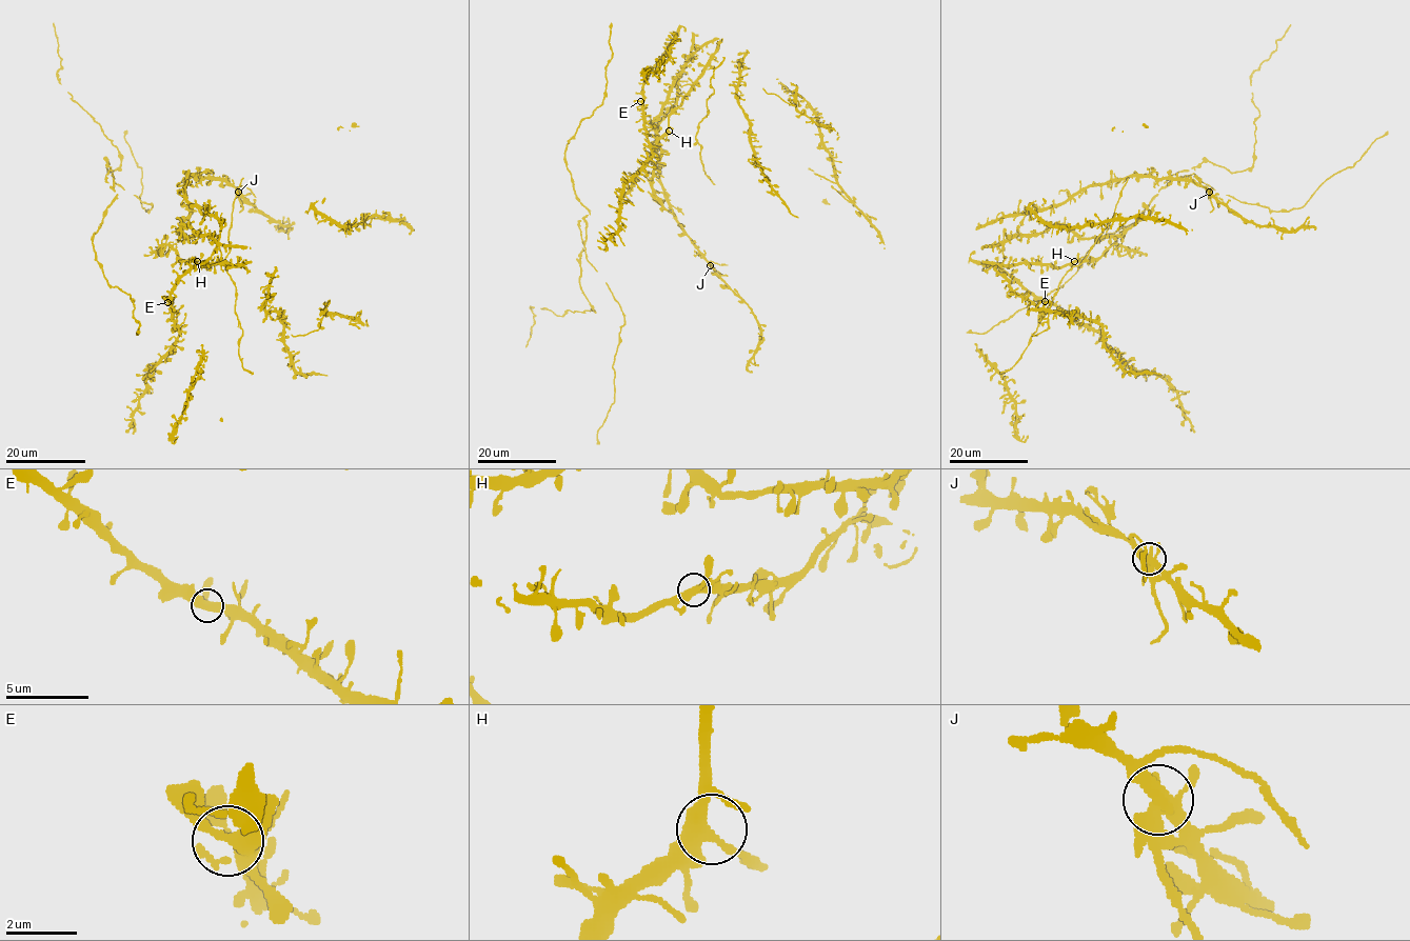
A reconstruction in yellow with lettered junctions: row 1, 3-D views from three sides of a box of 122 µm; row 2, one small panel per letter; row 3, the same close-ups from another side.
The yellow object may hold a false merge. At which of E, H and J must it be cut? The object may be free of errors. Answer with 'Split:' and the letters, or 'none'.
Split: none

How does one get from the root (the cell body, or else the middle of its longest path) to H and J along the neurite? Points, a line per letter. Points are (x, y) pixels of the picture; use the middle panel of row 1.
H: (669, 93), (667, 103), (654, 122), (660, 156), (650, 178), (644, 164), (655, 143), (669, 131)
J: (669, 93), (676, 74), (673, 77), (677, 82), (677, 99), (657, 132), (659, 182), (674, 219), (711, 265)

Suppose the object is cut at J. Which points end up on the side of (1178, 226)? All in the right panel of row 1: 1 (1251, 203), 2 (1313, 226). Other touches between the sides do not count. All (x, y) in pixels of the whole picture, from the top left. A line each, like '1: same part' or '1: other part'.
1: same part
2: other part

